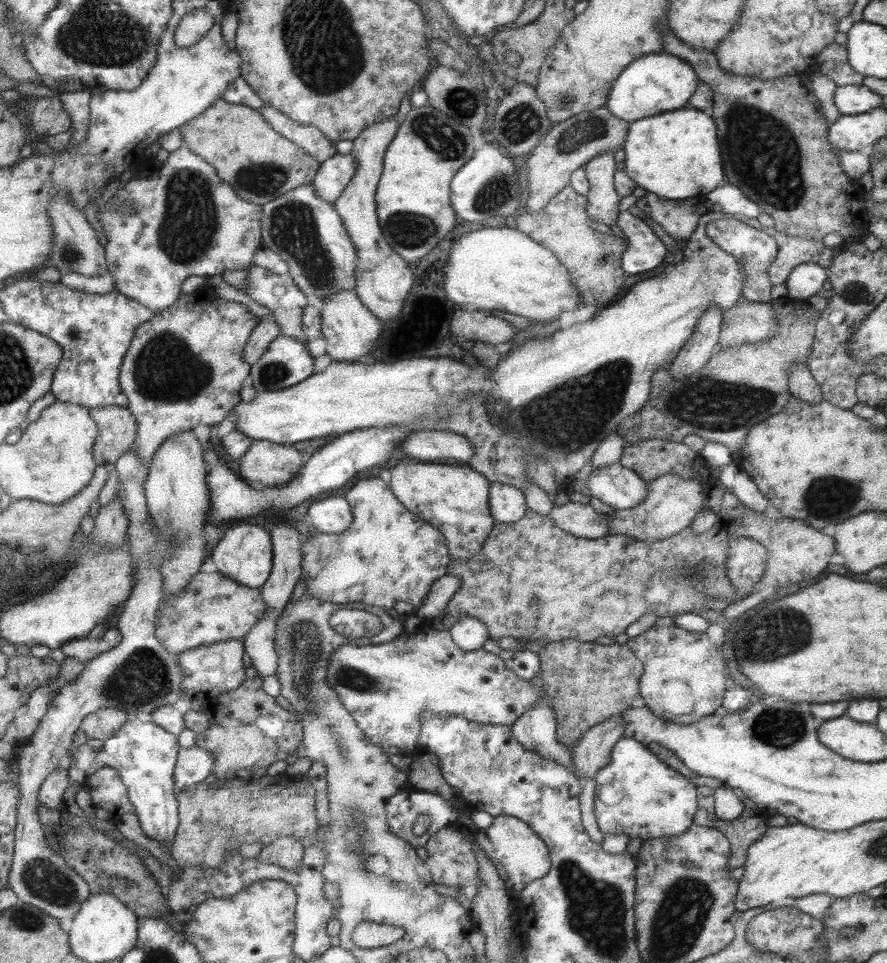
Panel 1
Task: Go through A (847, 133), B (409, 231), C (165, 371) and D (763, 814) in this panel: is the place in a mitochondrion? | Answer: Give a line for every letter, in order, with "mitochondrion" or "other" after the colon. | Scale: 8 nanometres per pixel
A: other
B: mitochondrion
C: mitochondrion
D: other

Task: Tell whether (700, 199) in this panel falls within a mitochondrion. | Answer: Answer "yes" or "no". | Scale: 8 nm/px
no

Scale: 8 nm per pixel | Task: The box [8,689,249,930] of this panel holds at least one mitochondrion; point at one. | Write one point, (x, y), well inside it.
(43, 878)

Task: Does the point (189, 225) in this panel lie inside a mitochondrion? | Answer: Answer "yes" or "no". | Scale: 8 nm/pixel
yes

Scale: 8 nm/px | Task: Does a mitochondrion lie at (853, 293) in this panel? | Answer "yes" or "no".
yes

